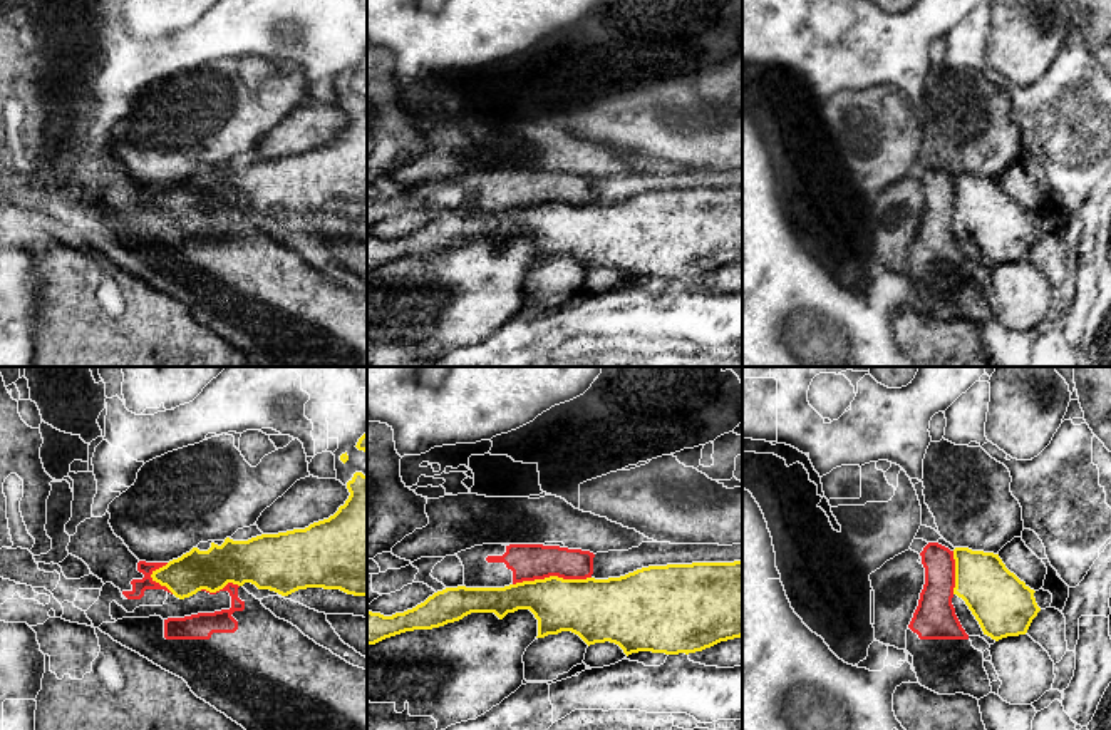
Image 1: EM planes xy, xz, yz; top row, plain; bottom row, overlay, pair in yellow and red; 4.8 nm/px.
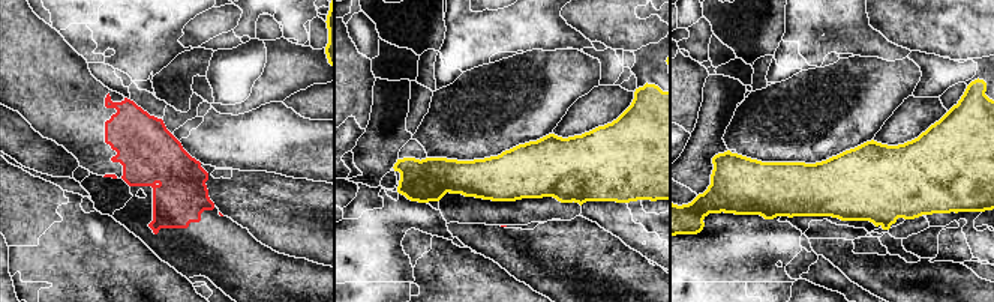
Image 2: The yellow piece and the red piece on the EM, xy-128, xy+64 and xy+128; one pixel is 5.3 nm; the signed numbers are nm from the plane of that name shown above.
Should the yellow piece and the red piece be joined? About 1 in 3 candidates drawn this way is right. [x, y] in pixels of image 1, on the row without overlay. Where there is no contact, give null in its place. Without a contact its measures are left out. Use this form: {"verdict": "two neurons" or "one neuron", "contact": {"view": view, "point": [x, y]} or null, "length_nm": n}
{"verdict": "two neurons", "contact": {"view": "xz", "point": [552, 201]}, "length_nm": 380}

